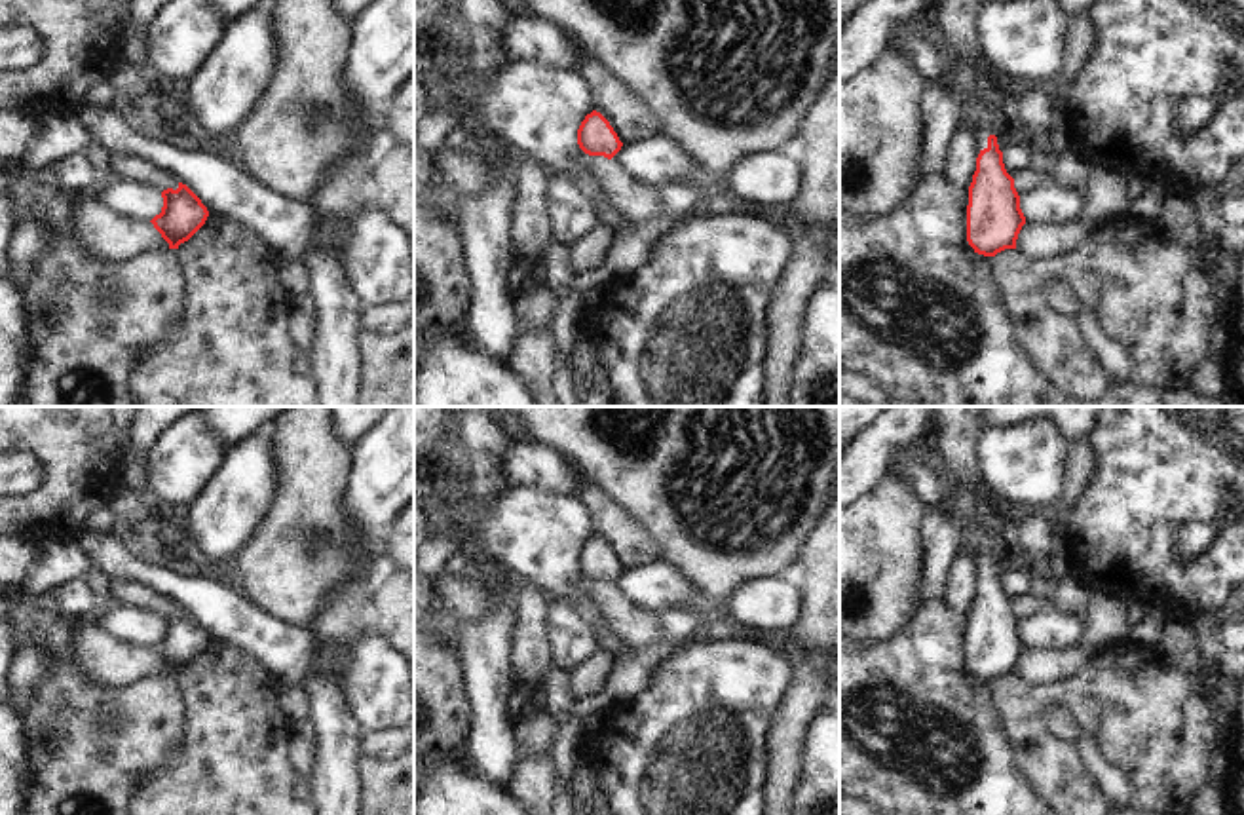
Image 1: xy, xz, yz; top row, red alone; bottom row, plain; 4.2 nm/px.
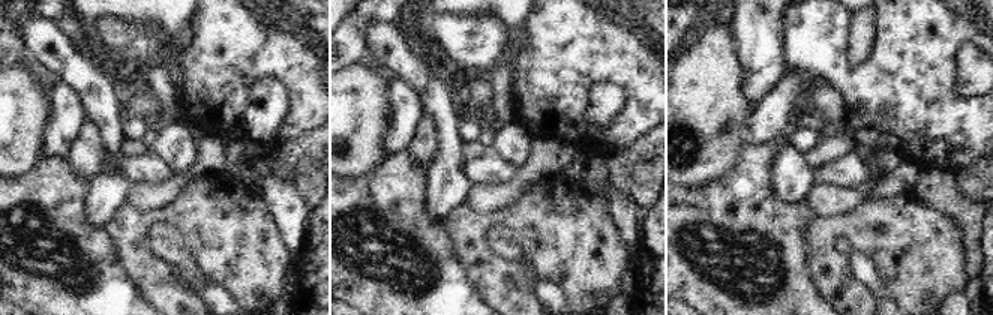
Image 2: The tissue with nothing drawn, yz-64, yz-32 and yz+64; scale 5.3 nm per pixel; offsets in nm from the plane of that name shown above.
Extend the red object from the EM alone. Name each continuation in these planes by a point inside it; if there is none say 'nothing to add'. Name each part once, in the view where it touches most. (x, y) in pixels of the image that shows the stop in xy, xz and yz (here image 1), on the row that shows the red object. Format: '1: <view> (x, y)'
1: yz (977, 113)

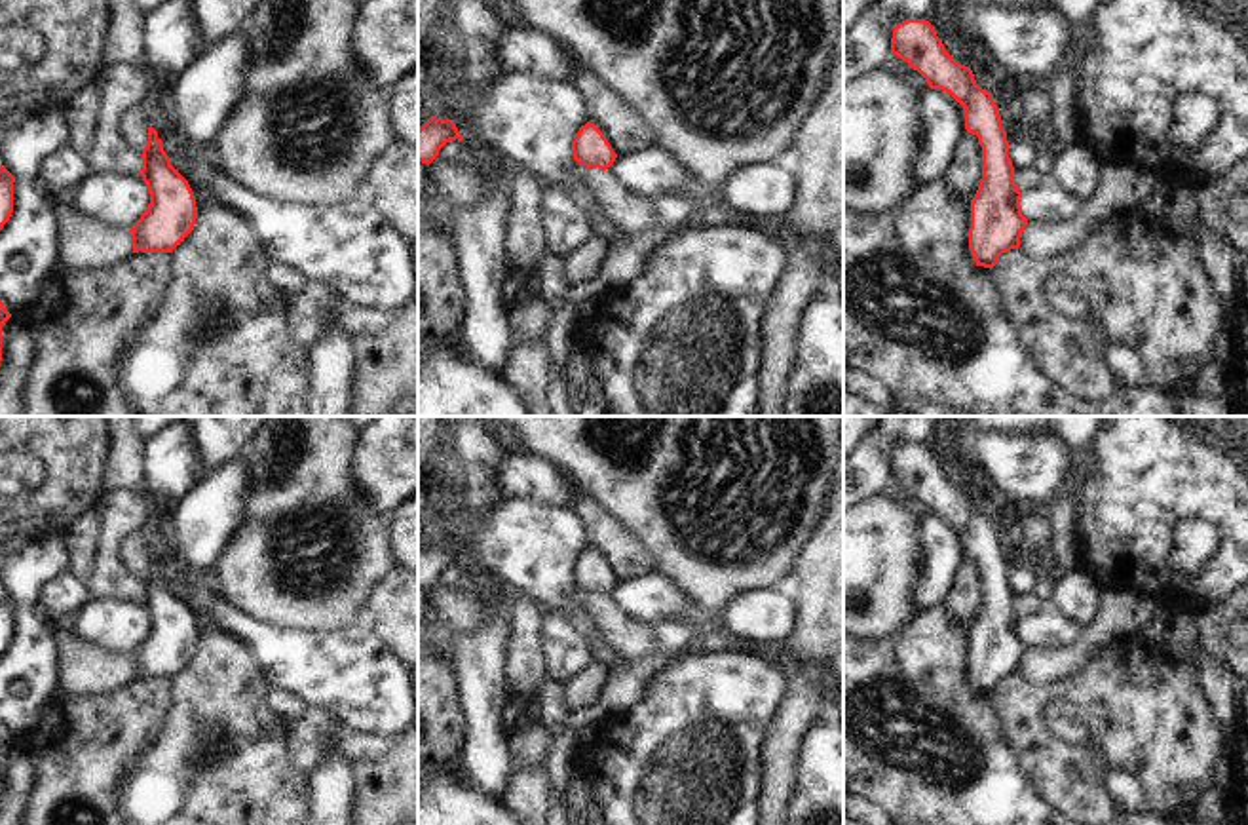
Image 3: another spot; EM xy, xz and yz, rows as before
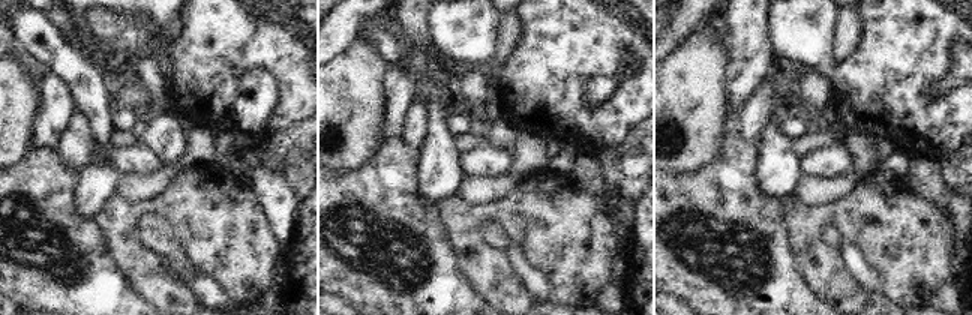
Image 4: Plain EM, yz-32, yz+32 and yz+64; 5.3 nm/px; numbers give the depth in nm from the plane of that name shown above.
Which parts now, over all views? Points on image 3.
nothing to add

